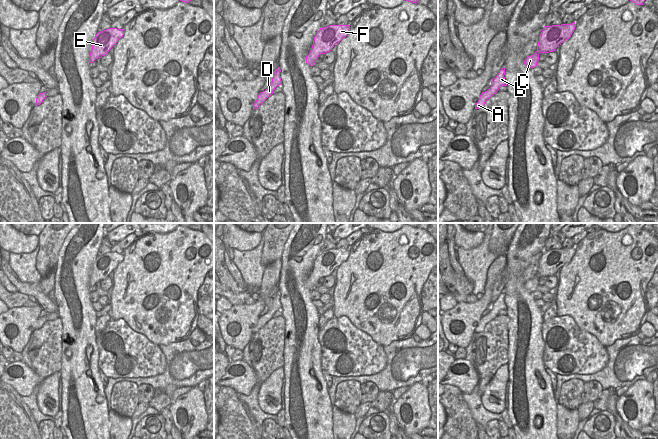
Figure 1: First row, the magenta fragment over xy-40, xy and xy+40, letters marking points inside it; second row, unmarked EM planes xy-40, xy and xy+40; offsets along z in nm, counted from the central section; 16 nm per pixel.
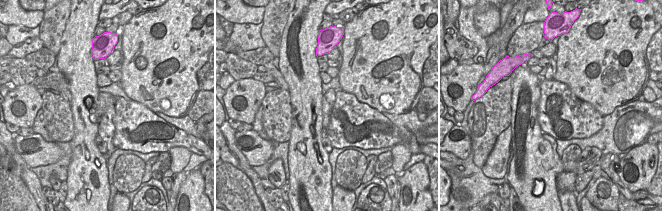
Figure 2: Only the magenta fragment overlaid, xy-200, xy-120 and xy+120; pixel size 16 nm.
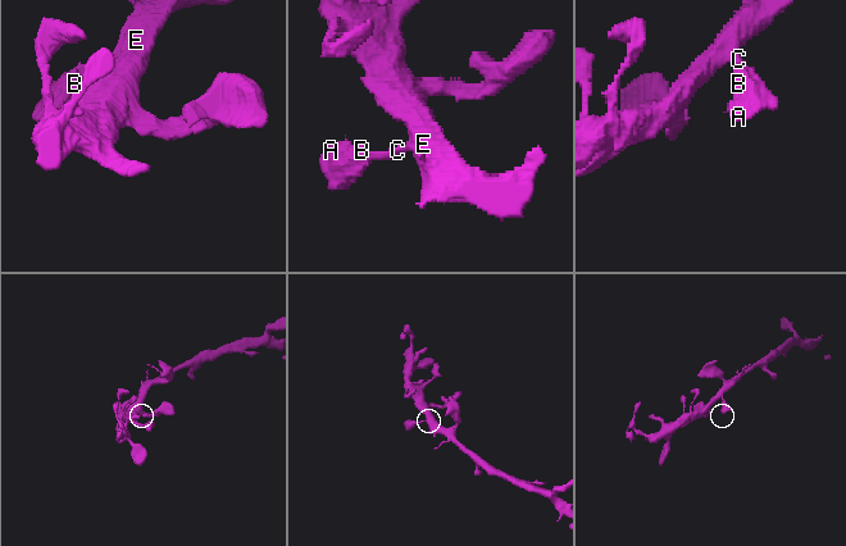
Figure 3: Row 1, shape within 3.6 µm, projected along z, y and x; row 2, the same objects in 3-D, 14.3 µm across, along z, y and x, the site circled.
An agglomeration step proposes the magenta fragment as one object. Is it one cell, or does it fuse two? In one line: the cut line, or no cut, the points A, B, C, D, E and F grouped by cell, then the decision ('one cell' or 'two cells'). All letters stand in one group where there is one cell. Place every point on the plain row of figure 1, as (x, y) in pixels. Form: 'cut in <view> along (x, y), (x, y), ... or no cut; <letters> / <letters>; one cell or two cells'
no cut; A B C D E F; one cell

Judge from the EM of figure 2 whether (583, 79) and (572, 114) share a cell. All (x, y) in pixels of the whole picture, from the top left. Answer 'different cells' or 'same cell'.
different cells

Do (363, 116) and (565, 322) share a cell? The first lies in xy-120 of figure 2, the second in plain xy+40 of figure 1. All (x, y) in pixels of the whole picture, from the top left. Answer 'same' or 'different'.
same

